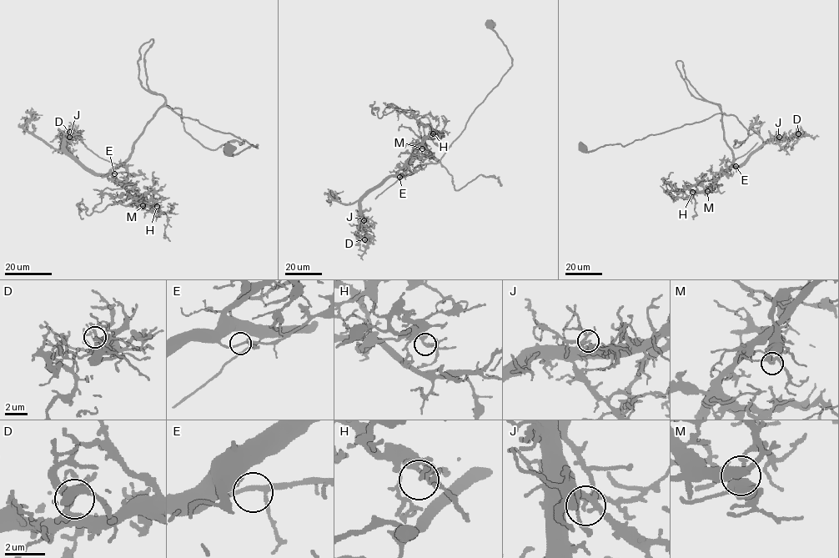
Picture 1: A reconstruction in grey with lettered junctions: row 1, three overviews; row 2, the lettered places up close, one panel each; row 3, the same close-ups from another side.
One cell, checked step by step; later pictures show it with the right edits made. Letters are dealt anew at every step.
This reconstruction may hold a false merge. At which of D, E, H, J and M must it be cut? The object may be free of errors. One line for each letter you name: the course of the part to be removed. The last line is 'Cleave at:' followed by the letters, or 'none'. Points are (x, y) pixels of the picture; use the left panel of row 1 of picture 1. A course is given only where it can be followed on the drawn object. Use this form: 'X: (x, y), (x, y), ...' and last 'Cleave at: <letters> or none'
M: (143, 205), (155, 203), (108, 204), (90, 215), (81, 203), (79, 215), (82, 218)
Cleave at: M

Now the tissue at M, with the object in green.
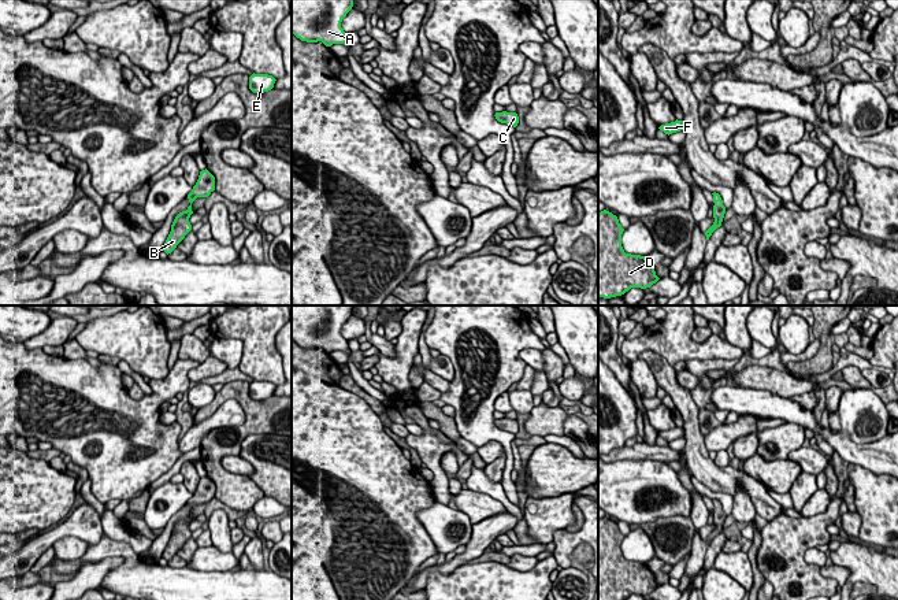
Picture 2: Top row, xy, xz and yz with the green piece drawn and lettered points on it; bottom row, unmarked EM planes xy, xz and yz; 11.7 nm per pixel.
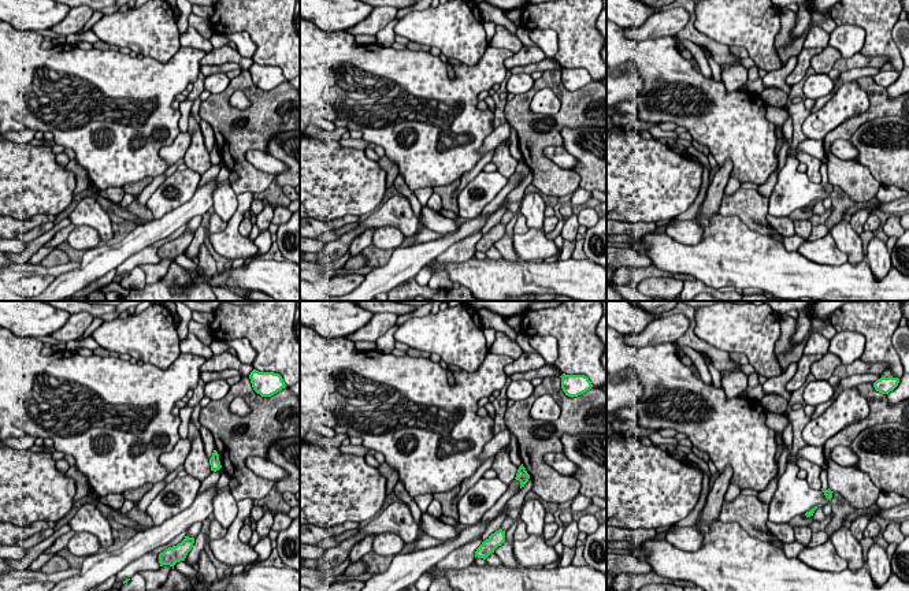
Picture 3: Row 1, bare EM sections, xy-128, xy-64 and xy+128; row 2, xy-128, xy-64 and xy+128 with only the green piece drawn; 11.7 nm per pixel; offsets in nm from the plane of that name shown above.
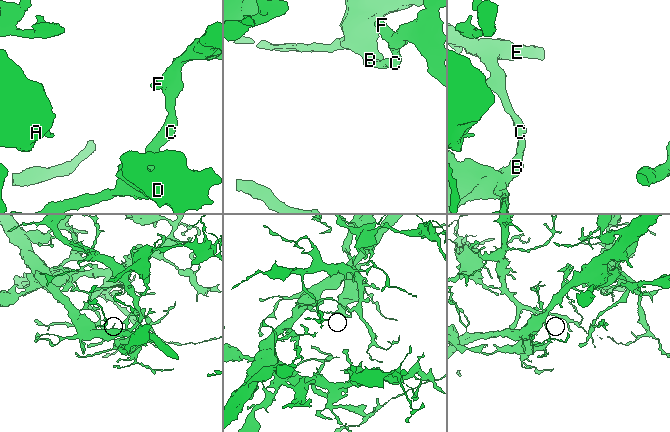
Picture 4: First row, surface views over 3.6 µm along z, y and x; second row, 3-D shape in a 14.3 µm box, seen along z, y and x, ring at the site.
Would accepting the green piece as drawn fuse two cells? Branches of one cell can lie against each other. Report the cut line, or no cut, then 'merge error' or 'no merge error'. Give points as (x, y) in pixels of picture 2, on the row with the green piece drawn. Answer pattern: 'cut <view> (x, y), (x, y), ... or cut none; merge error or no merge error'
cut xy (189, 193), (199, 196); merge error

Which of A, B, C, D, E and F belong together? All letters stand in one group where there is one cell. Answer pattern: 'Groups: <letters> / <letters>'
Groups: A C E F / B D

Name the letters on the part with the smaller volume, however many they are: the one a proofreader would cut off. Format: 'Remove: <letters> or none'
Remove: B, D

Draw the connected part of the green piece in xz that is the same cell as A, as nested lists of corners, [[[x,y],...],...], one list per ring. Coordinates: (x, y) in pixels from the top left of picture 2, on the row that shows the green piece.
[[[292,0],[292,34],[301,41],[322,41],[326,47],[349,44],[341,27],[353,0]]]

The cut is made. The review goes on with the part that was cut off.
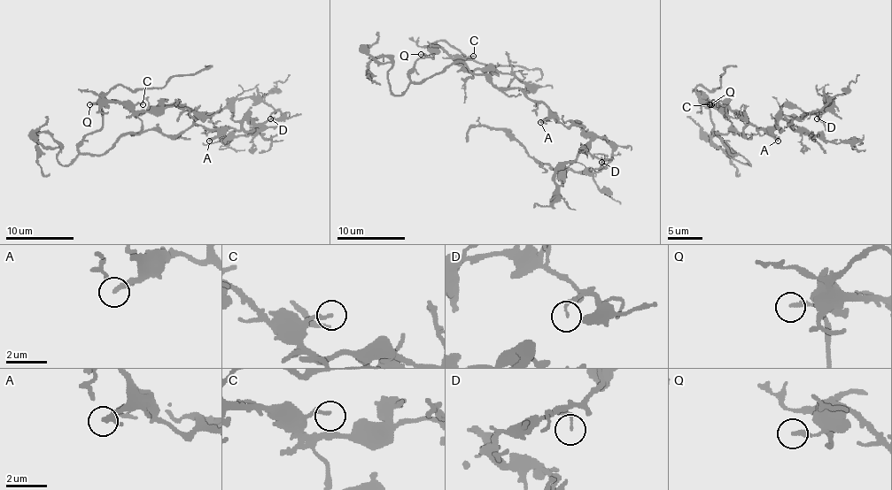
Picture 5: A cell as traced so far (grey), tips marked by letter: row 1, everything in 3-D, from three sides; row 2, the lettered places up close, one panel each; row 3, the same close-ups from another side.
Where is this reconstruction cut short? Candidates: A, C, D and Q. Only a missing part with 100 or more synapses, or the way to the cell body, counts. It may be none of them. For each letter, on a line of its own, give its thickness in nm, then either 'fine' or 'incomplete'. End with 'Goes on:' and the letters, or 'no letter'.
A: calibre 280 nm; incomplete
C: calibre 190 nm; fine
D: calibre 130 nm; fine
Q: calibre 200 nm; fine
Goes on: A

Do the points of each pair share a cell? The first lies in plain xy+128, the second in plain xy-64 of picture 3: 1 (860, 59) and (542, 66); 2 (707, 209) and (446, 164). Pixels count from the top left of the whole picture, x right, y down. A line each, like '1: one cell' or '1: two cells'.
1: one cell
2: two cells

